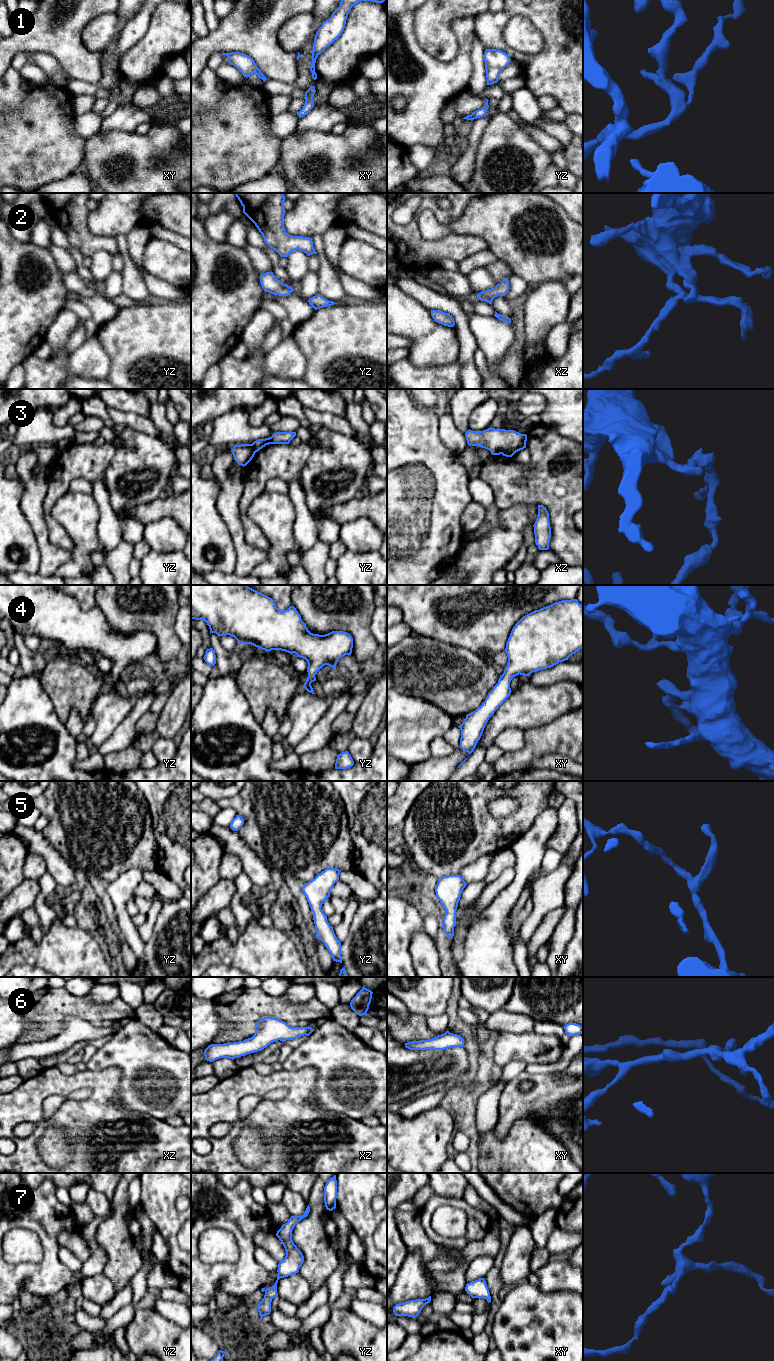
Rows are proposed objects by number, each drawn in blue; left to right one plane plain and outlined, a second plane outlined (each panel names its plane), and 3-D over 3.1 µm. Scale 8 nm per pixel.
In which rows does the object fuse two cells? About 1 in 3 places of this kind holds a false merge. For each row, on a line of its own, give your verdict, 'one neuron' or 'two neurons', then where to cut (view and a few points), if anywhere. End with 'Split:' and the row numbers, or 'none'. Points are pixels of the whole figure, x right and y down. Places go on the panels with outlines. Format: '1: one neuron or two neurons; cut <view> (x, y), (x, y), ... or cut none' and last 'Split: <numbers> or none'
1: one neuron; cut none
2: one neuron; cut none
3: two neurons; cut yz (251, 444), (255, 452)
4: one neuron; cut none
5: one neuron; cut none
6: one neuron; cut none
7: one neuron; cut none
Split: 3

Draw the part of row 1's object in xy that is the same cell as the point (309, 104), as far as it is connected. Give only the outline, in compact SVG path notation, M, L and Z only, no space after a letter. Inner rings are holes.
M311 86L306 92L305 92L305 104L303 108L297 112L297 115L299 118L305 116L313 107L314 107L314 102L313 102L313 96L315 94L315 86Z

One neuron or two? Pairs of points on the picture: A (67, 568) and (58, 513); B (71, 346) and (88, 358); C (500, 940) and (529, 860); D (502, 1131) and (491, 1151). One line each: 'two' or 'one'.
A: one
B: two
C: one
D: two

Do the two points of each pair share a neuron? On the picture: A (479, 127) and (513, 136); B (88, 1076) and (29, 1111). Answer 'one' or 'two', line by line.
A: two
B: one

